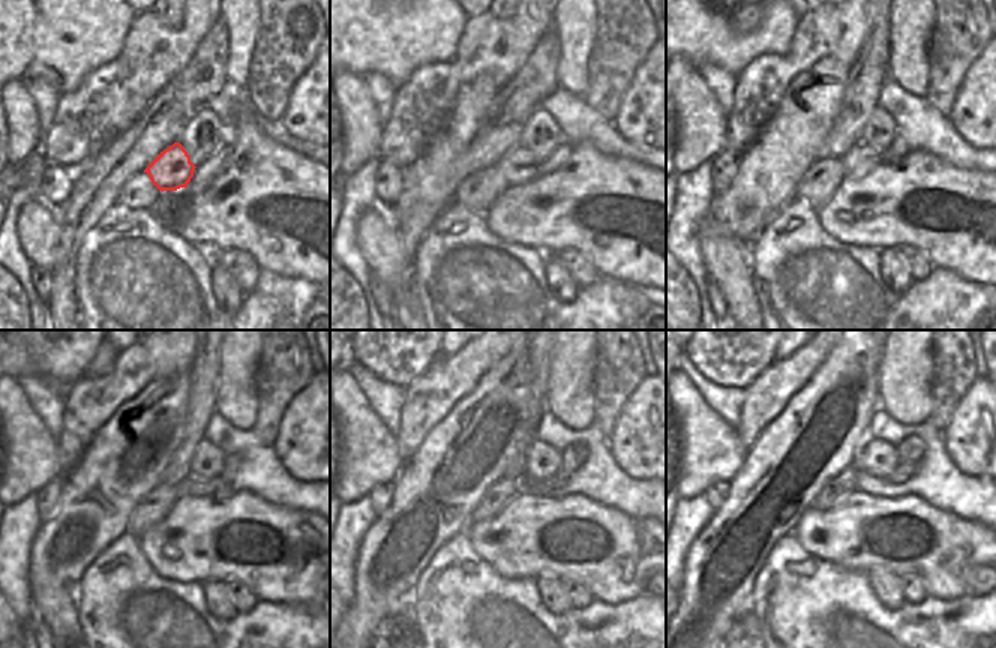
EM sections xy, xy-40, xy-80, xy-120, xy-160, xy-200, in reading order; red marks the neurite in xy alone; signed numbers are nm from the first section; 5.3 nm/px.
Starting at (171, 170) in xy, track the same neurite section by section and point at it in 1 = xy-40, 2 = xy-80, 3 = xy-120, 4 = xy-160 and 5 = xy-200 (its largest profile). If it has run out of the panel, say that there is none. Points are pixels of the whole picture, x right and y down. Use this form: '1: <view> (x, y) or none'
1: xy-40 (518, 165)
2: xy-80 (861, 159)
3: xy-120 (191, 486)
4: xy-160 (558, 480)
5: xy-200 (903, 471)

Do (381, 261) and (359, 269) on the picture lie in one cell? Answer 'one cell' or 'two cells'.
two cells

